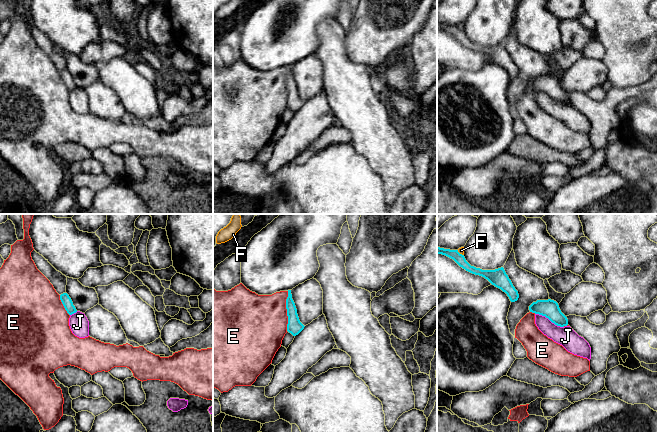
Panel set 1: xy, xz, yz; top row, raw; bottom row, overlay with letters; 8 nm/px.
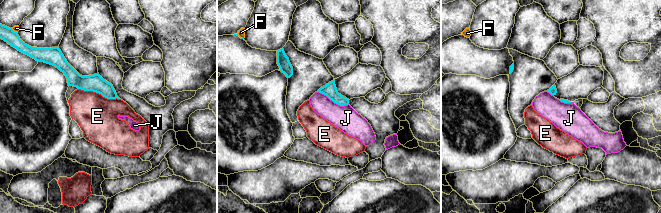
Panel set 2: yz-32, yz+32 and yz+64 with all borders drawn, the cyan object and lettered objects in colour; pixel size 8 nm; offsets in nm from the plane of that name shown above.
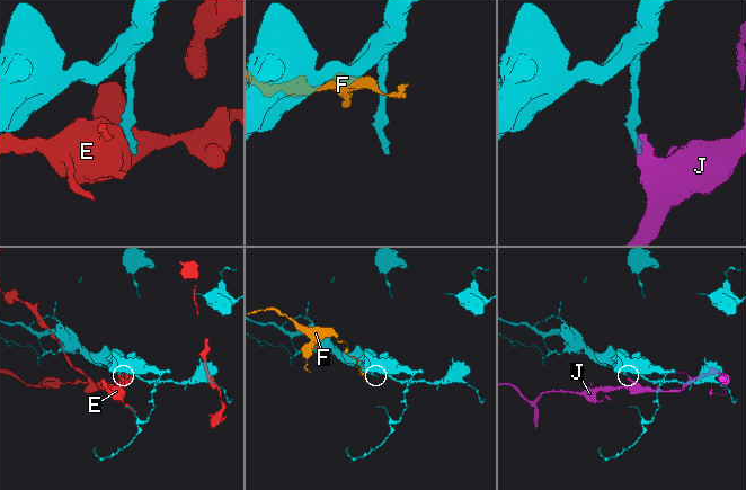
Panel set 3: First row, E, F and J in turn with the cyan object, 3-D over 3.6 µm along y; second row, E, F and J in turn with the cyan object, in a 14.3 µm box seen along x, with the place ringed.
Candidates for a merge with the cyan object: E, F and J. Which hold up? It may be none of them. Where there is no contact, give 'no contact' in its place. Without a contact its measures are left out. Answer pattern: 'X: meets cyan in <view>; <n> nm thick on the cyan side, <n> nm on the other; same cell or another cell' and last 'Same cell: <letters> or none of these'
E: meets cyan in xz; 120 nm thick on the cyan side, 440 nm on the other; another cell
F: meets cyan in yz; 80 nm thick on the cyan side, 50 nm on the other; another cell
J: meets cyan in yz; 150 nm thick on the cyan side, 160 nm on the other; another cell
Same cell: none of these

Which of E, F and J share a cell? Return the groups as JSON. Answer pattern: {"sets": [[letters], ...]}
{"sets": [["E"], ["F"], ["J"]]}

